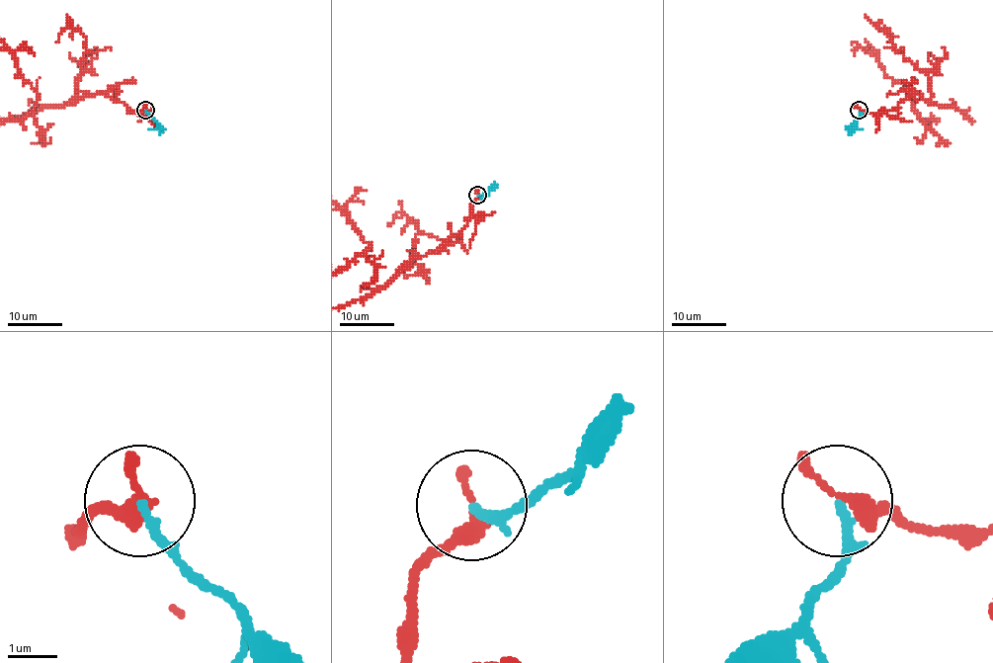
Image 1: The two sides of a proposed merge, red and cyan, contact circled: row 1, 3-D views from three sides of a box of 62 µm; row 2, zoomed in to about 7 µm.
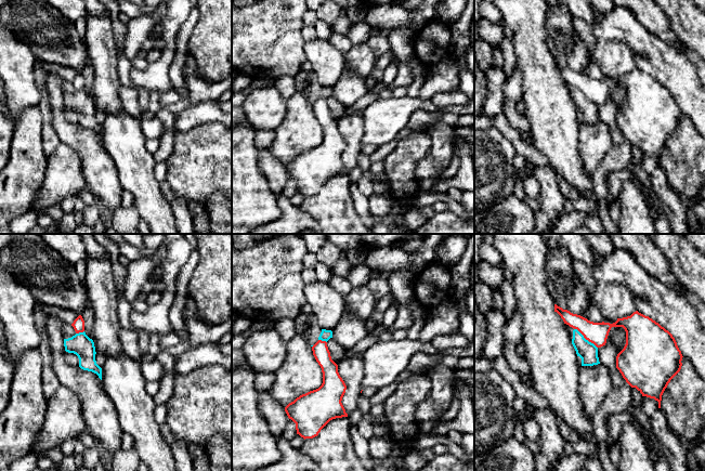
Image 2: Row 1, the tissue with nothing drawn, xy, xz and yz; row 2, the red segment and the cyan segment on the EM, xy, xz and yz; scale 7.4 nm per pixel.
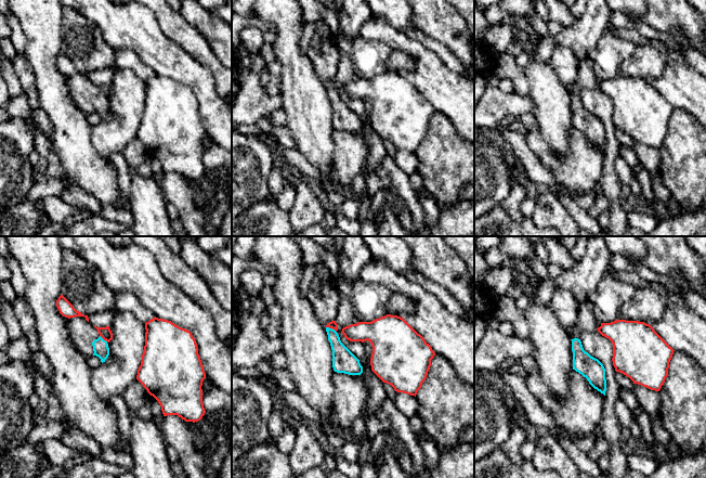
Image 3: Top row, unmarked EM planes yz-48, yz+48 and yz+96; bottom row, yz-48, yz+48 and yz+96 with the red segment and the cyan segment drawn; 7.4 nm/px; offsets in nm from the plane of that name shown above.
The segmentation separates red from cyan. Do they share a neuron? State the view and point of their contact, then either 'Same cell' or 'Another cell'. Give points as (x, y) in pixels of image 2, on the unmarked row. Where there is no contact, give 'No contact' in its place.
Touches red at yz (586, 96). Another cell

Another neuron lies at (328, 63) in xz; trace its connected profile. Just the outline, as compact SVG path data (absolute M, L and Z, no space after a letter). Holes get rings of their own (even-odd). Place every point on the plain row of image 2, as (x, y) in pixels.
M318 38L305 42L303 50L322 87L332 88L345 70L344 53L328 40Z

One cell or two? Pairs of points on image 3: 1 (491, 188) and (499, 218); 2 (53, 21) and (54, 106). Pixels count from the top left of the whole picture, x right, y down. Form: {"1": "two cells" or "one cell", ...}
{"1": "two cells", "2": "one cell"}

